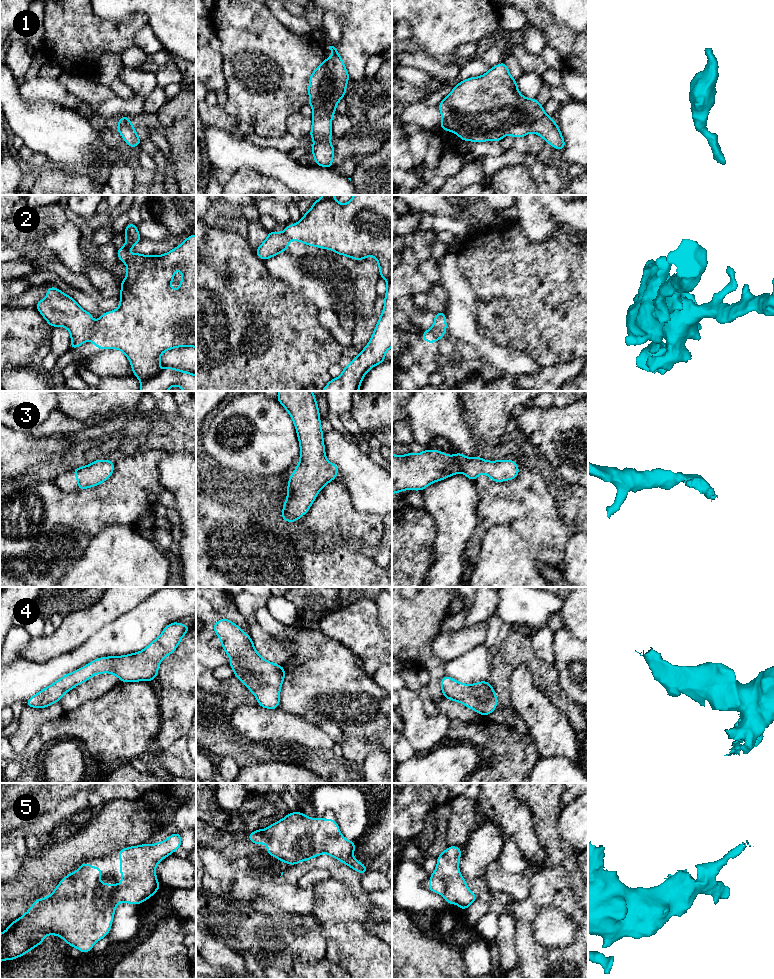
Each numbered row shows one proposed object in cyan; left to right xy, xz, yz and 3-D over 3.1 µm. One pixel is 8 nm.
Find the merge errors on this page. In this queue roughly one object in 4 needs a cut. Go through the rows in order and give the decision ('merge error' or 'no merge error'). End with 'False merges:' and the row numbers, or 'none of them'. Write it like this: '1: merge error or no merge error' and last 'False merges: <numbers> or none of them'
1: no merge error
2: merge error
3: no merge error
4: no merge error
5: no merge error
False merges: 2

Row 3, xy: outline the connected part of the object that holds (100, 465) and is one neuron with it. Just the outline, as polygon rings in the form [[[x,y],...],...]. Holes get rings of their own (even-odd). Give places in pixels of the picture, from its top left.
[[[96,460],[87,466],[73,468],[78,482],[78,490],[94,487],[110,478],[114,472],[114,462]]]

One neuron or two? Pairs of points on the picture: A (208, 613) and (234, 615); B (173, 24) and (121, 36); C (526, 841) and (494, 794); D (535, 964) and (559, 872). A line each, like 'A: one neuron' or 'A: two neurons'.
A: two neurons
B: two neurons
C: one neuron
D: one neuron

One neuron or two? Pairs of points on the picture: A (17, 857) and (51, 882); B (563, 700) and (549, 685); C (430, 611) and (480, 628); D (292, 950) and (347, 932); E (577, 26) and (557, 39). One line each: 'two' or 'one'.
A: two
B: one
C: two
D: two
E: two

